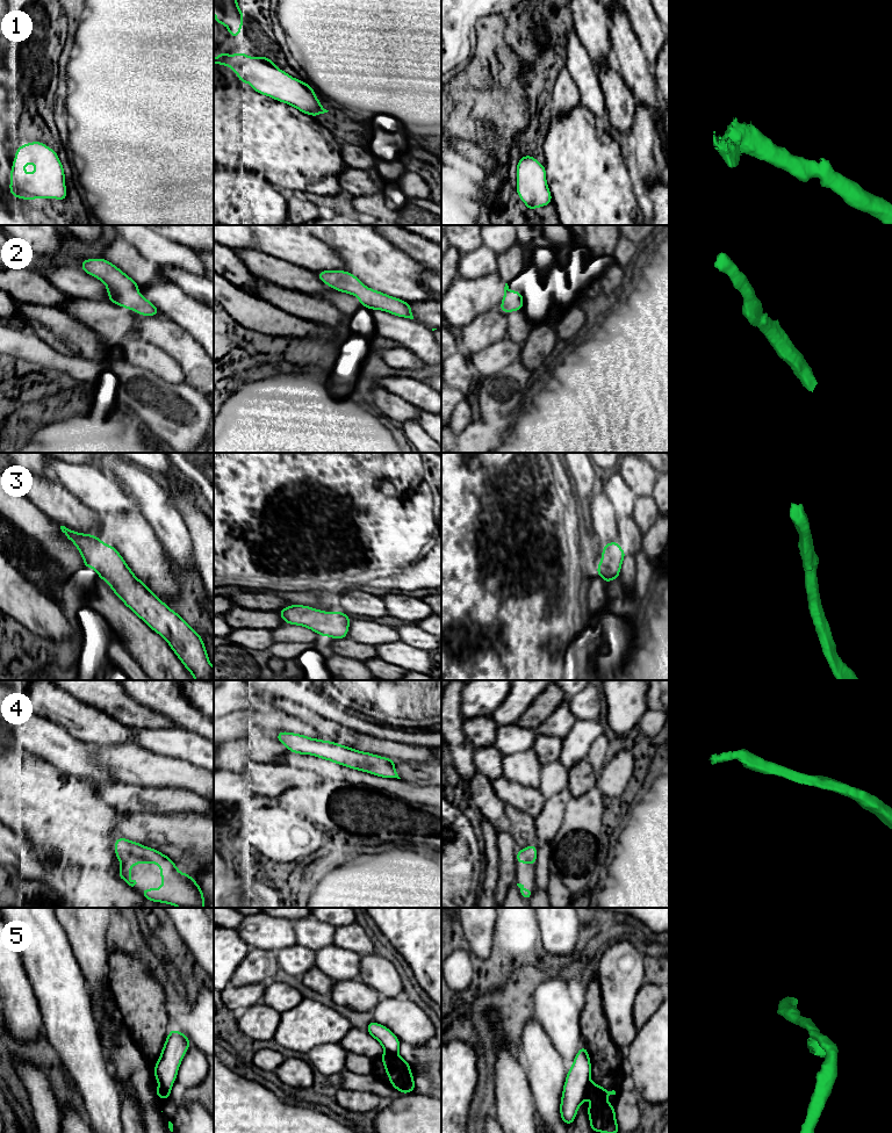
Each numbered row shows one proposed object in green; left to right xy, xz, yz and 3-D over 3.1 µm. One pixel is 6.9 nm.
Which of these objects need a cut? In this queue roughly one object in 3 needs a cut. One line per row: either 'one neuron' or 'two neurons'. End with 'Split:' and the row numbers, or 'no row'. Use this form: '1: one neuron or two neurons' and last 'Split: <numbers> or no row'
1: one neuron
2: one neuron
3: one neuron
4: one neuron
5: two neurons
Split: 5

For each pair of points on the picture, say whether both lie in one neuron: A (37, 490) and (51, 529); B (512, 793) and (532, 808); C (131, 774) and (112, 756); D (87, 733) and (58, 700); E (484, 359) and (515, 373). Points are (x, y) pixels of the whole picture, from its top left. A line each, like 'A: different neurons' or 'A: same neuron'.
A: different neurons
B: same neuron
C: same neuron
D: same neuron
E: different neurons

